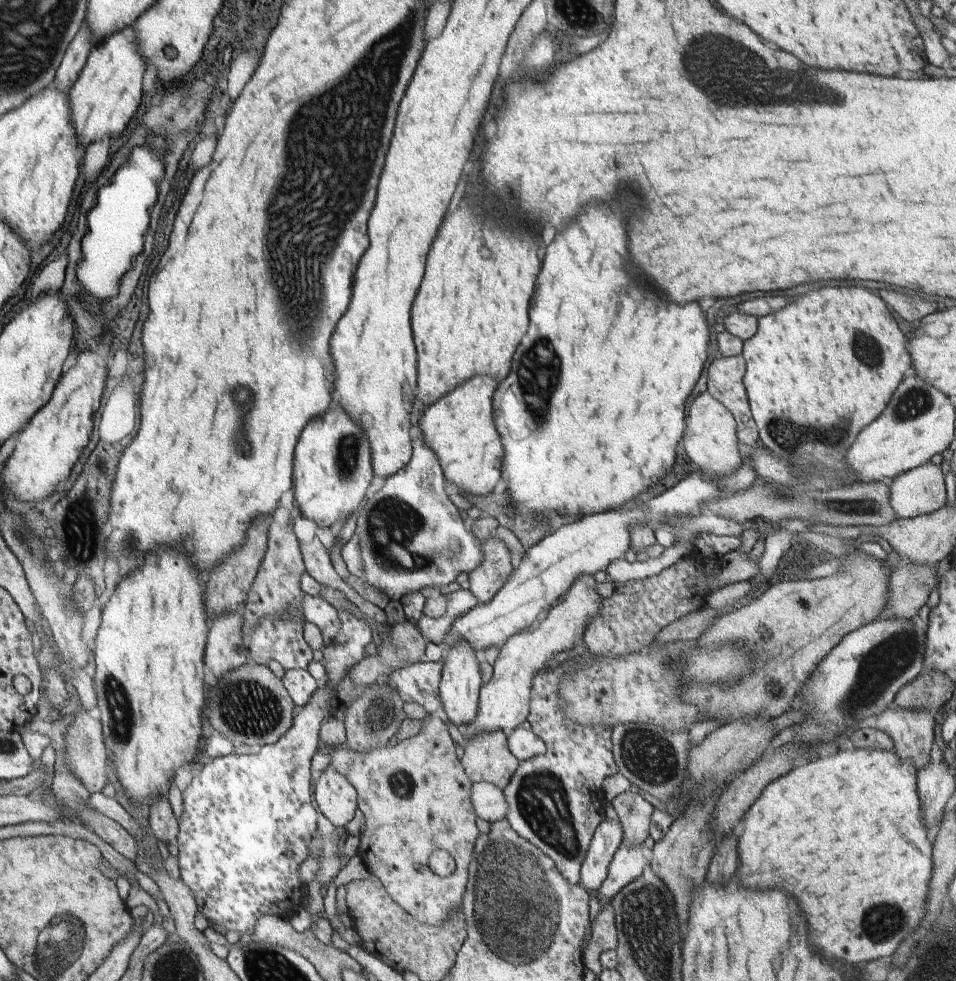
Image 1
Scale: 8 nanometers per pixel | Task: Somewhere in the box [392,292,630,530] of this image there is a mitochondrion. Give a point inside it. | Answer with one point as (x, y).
(540, 373)

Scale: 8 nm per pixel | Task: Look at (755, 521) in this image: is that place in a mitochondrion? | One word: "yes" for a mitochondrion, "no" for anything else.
no

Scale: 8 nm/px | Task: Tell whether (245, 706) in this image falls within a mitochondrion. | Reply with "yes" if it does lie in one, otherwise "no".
yes

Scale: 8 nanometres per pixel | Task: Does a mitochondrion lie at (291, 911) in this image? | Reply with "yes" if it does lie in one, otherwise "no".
no

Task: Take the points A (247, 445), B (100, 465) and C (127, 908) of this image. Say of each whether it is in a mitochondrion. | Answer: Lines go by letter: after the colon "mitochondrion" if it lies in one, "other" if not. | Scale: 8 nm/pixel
A: mitochondrion
B: other
C: other

